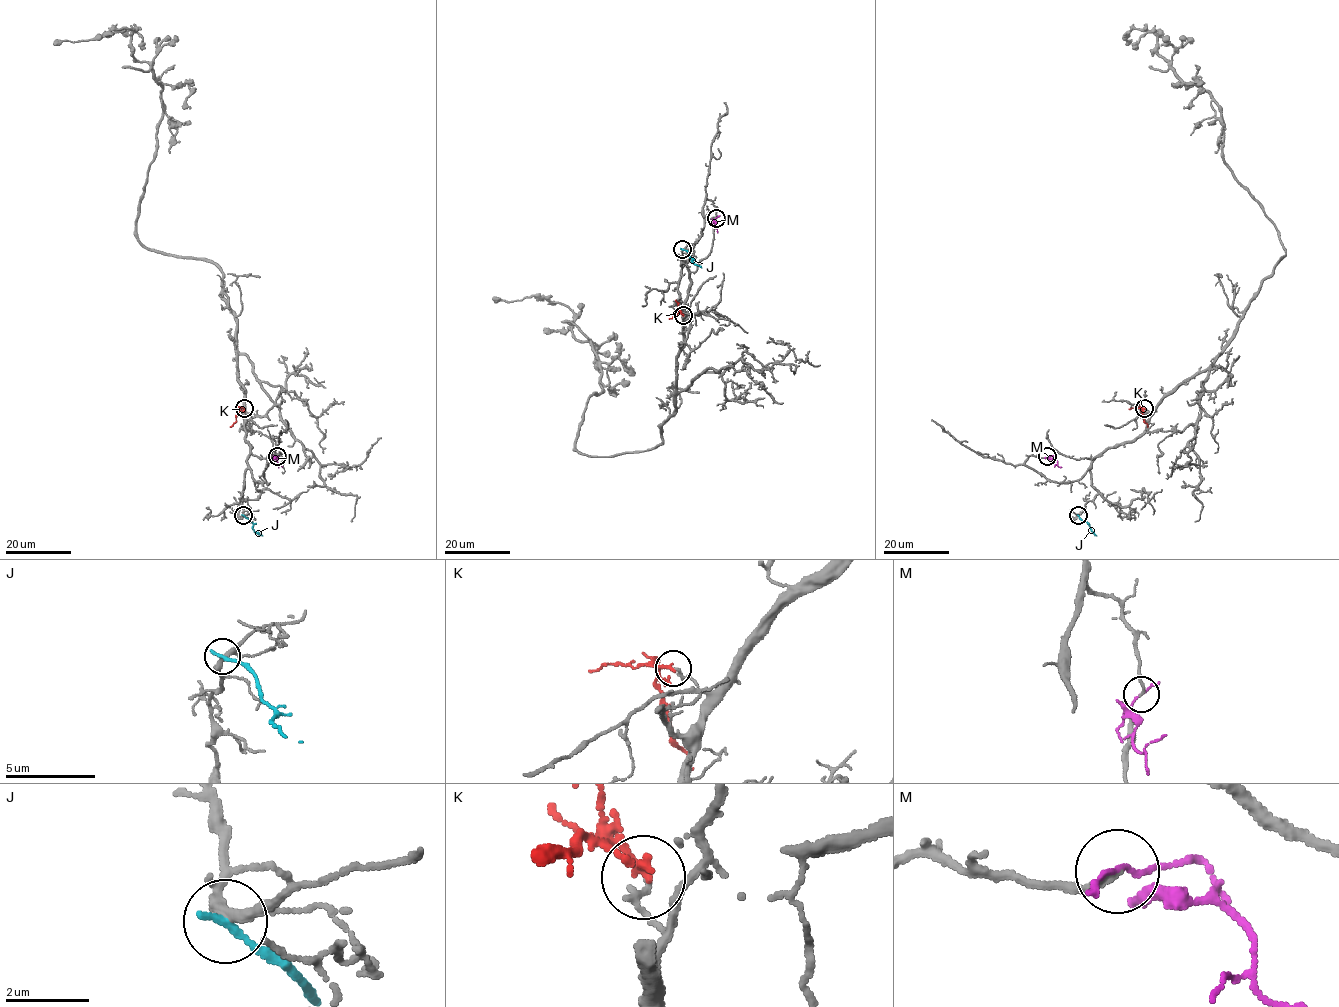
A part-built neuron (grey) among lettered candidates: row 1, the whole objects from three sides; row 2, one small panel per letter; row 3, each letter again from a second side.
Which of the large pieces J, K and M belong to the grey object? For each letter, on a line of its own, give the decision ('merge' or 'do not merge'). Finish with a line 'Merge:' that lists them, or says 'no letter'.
J: do not merge
K: do not merge
M: do not merge
Merge: no letter

